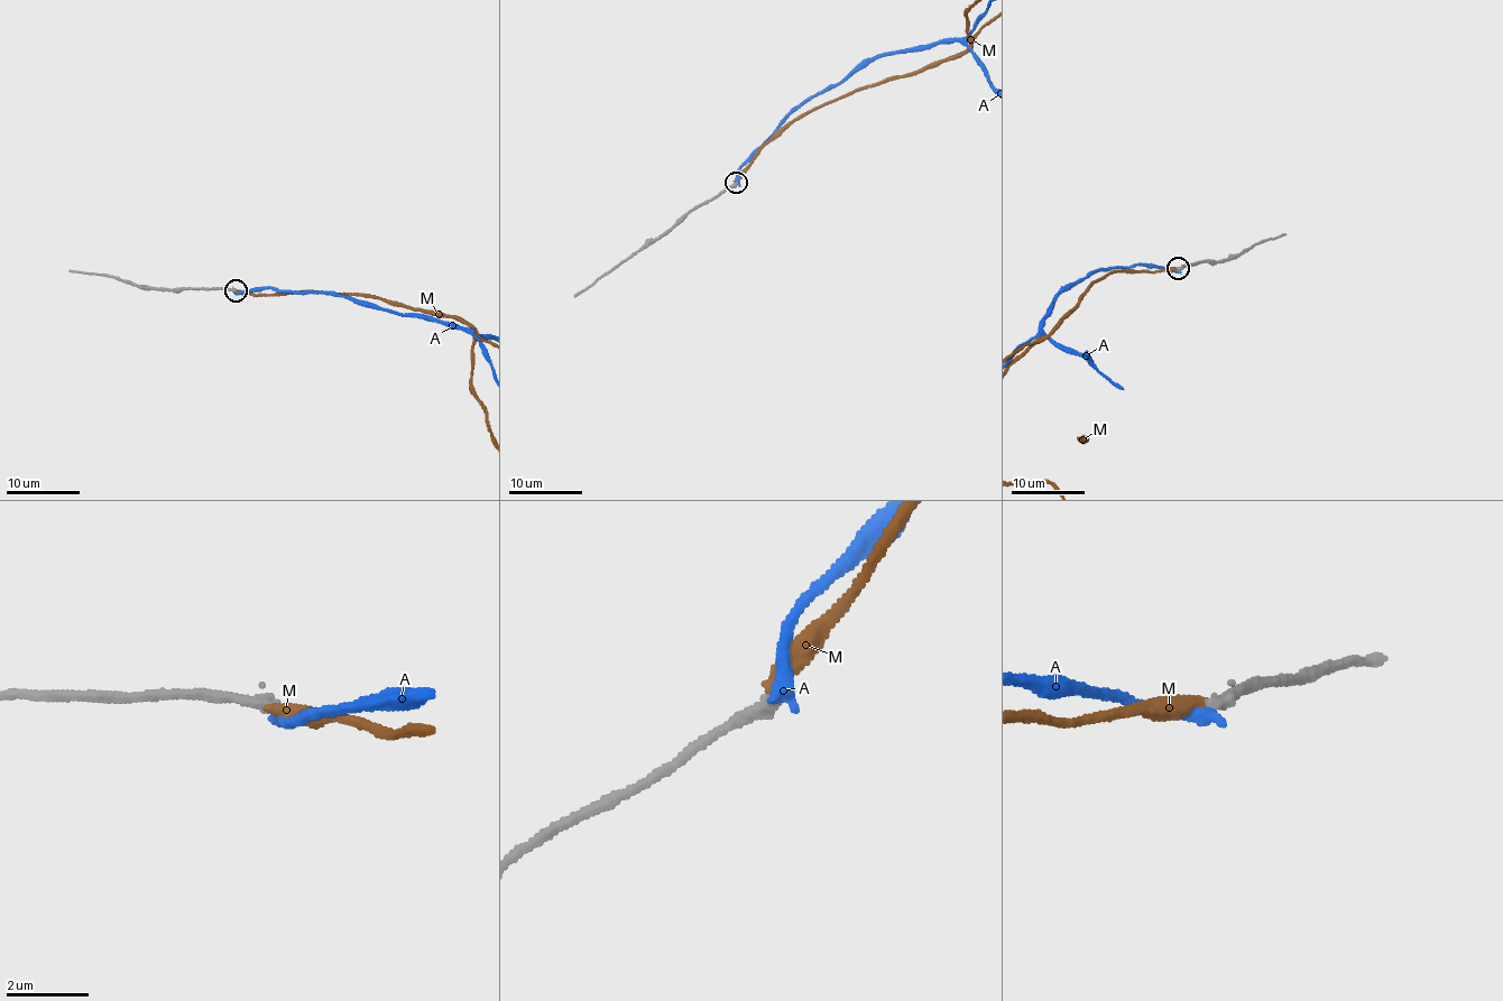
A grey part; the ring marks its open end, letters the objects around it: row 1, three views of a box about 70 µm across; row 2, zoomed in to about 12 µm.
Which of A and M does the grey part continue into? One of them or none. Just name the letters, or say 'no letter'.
no letter

